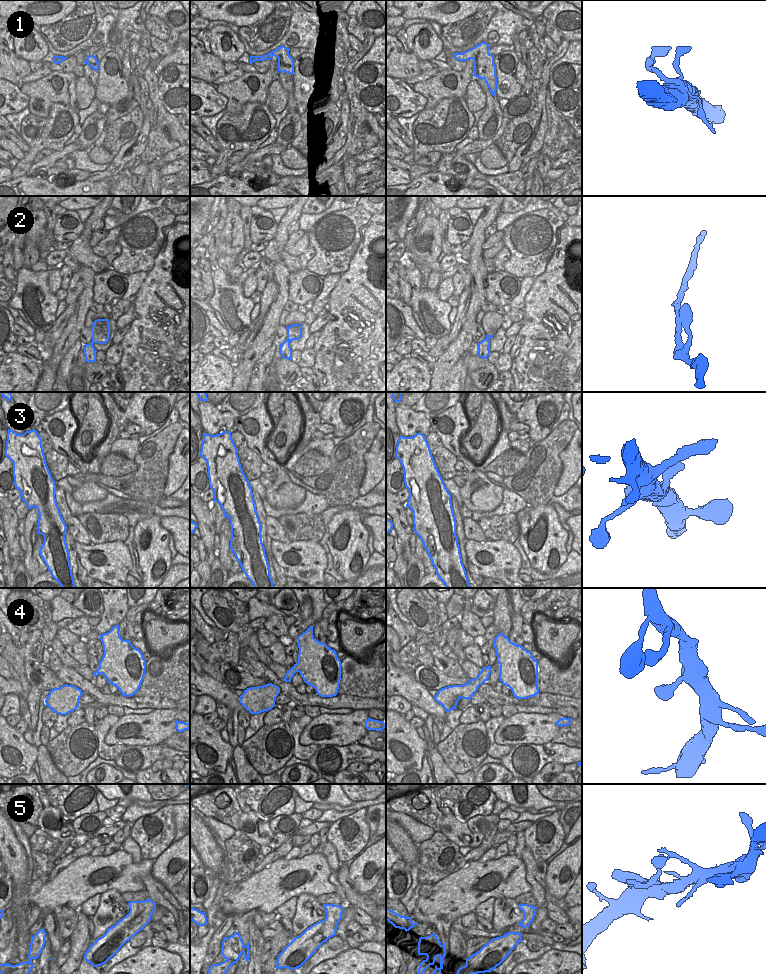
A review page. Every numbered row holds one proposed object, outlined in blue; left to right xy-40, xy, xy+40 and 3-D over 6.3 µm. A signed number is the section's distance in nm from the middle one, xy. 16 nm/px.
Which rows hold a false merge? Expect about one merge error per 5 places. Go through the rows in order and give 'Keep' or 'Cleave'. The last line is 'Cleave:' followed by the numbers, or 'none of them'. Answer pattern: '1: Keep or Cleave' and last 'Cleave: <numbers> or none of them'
1: Keep
2: Keep
3: Keep
4: Keep
5: Keep
Cleave: none of them

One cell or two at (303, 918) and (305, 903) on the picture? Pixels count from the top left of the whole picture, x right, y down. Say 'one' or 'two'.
one

